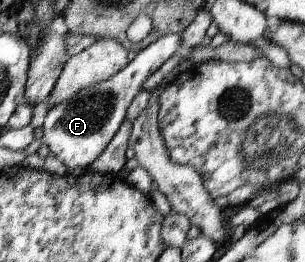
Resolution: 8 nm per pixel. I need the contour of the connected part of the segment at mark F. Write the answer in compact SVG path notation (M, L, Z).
M167 33L146 49L140 50L137 57L115 77L107 79L99 87L83 89L67 104L49 108L42 126L43 138L40 142L69 170L87 167L89 163L93 163L117 136L128 113L127 109L139 95L139 91L143 90L143 83L175 54L181 45L181 33Z

